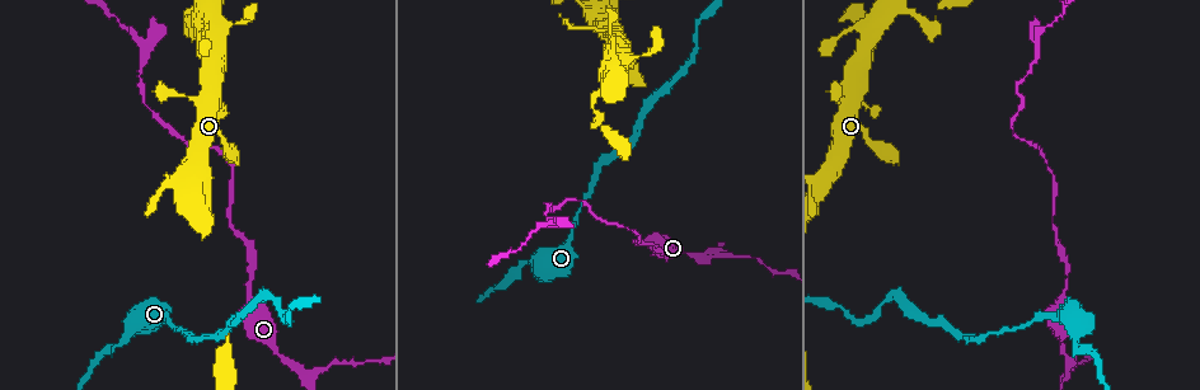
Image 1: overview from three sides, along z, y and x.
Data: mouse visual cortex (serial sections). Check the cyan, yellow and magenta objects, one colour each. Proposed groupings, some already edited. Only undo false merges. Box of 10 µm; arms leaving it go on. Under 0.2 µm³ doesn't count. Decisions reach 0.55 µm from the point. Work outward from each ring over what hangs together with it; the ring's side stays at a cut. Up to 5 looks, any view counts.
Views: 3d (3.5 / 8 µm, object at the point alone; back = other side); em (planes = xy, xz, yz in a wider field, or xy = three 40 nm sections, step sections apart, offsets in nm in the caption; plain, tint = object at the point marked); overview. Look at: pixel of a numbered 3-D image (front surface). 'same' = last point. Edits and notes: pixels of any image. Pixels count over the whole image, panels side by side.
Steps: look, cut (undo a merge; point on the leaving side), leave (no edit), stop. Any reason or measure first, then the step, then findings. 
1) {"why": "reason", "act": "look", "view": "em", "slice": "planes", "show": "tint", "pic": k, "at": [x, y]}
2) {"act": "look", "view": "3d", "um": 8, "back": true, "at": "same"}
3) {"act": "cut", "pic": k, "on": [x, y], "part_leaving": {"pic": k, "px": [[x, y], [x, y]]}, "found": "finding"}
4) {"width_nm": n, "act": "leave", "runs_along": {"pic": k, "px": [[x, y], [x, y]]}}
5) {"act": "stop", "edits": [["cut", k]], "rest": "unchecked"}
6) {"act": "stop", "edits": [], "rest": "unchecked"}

{"why": "three arms meet", "act": "look", "view": "3d", "um": 8, "pic": 1, "at": [305, 370]}

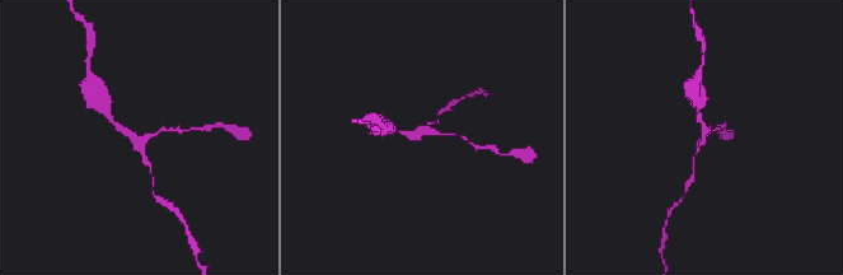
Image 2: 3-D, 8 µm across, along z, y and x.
{"arms": 3, "arm_widths_nm": [150, 150, 150], "why": "need the tissue", "act": "look", "view": "em", "slice": "xy", "step": 5, "show": "tint", "at": "same"}

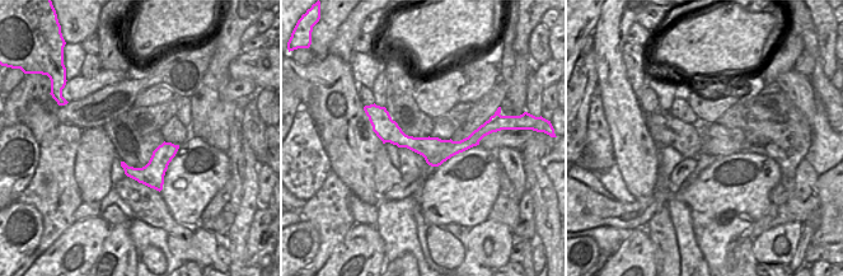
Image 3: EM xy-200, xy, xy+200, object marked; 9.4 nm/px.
{"act": "leave", "runs_along": {"pic": 2, "px": [[107, 113], [140, 139], [167, 129]]}, "found": "one cell here"}

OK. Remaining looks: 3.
{"act": "look", "view": "3d", "um": 3.5, "pic": 1, "at": [924, 21]}

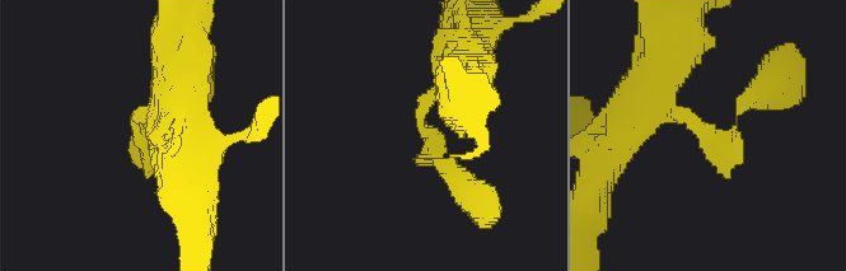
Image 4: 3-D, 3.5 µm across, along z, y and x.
{"arm_widths_nm": [250, 350], "act": "leave", "runs_along": {"pic": 4, "px": [[645, 107], [727, 141], [752, 98]]}, "found": "one cell here"}

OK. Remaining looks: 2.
{"act": "stop", "edits": [], "rest": "unchecked"}

